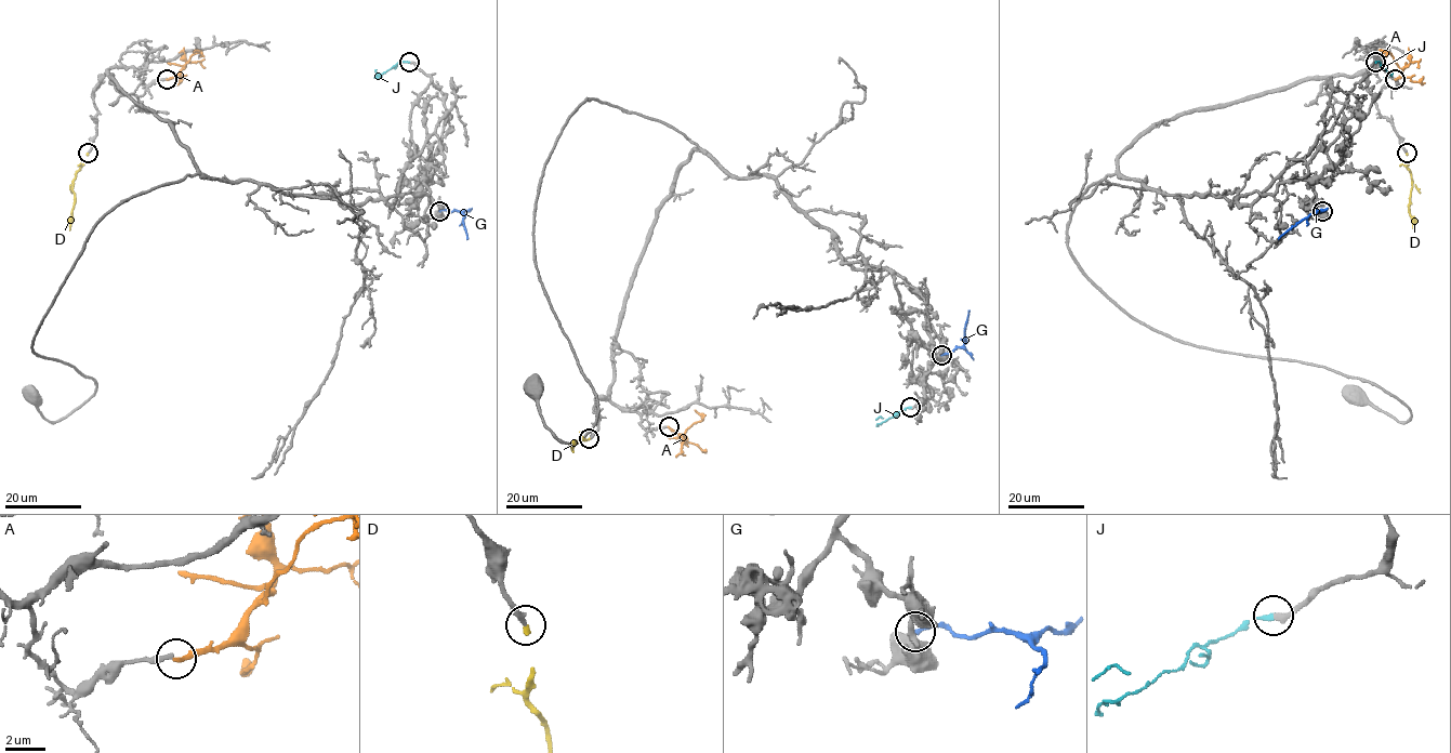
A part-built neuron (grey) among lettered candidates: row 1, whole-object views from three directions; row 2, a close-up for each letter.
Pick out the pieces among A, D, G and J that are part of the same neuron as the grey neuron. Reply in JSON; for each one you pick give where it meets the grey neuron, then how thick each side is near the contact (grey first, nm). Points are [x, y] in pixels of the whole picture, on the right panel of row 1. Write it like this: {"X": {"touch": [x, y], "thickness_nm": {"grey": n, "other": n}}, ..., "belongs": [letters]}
{"D": {"touch": [1407, 153], "thickness_nm": {"grey": 280, "other": 220}}, "J": {"touch": [1375, 62], "thickness_nm": {"grey": 240, "other": 190}}, "belongs": ["D", "J"]}

